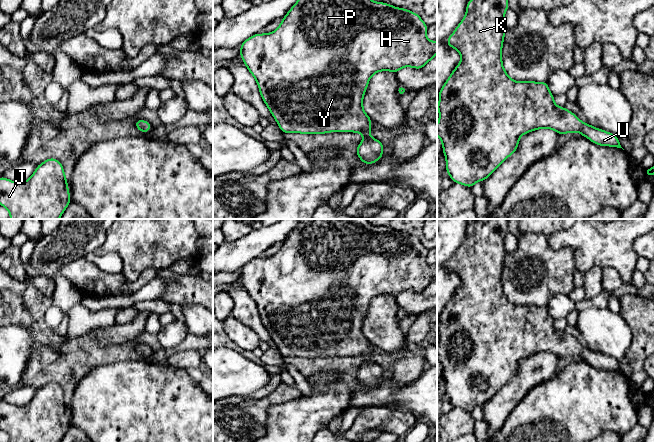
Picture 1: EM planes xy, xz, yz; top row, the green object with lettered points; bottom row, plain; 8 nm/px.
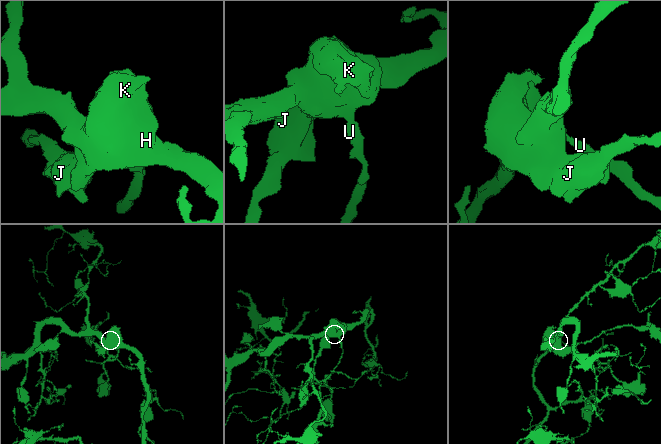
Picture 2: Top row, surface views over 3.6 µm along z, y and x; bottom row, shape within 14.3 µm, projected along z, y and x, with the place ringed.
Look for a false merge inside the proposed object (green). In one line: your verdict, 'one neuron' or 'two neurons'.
one neuron

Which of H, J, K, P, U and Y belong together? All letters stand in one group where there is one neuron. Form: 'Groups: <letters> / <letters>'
Groups: H J K P U Y

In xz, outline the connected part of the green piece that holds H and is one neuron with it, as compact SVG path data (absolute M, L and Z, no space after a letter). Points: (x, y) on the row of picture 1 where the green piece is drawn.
M298 0L286 16L282 18L279 27L266 34L257 33L246 39L240 45L240 57L249 72L256 79L260 95L271 115L275 118L282 133L325 134L329 132L361 133L363 140L356 148L356 154L366 165L373 164L382 158L384 144L370 135L372 119L363 109L363 97L370 78L379 71L391 71L395 74L403 67L423 69L423 67L437 54L437 41L430 41L426 37L428 26L421 17L408 9L394 7L384 2L373 0Z

